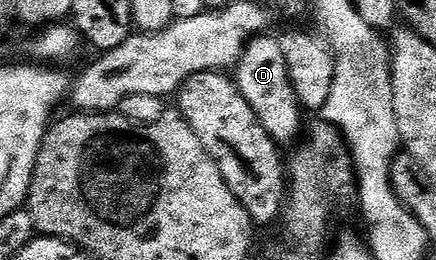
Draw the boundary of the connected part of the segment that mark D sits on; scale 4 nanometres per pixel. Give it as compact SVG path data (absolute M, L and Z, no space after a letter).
M269 33L253 36L236 65L235 82L247 105L255 109L255 117L259 117L263 129L267 129L267 133L275 142L279 145L285 143L293 145L302 138L303 108L291 85L291 77L287 73L287 61L283 58L283 49L279 49L279 38L271 37Z

